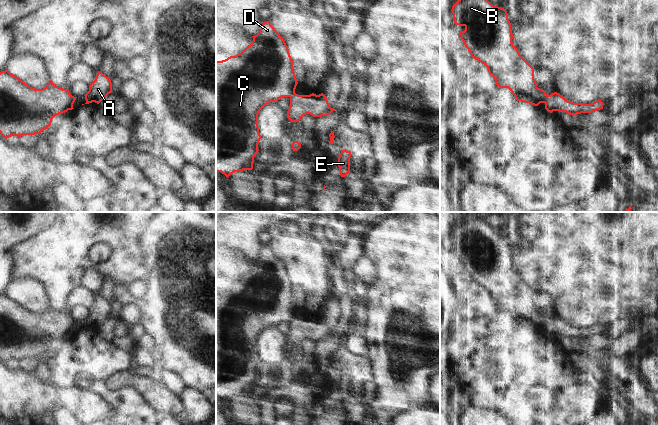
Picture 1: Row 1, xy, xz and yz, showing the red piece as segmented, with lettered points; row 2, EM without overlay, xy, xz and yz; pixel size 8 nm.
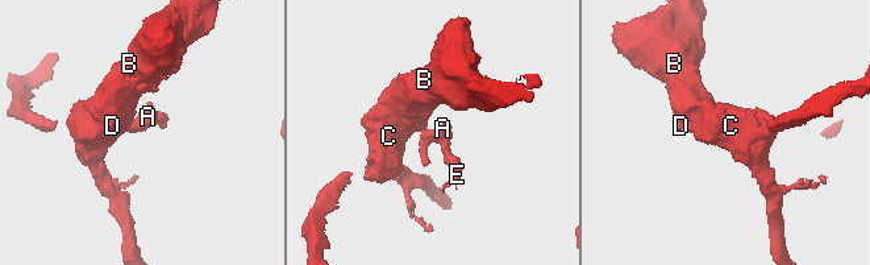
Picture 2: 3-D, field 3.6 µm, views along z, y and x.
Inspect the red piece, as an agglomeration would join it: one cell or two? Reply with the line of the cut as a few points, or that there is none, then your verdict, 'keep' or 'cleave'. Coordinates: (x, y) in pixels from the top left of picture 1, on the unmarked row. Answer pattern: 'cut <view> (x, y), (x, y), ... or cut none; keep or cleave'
cut xy (72, 320), (68, 333); cleave

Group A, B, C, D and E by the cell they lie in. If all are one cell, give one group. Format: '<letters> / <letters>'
A E / B C D

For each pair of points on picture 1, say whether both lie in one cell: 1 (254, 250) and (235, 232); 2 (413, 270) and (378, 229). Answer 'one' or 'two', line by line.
1: one
2: one

